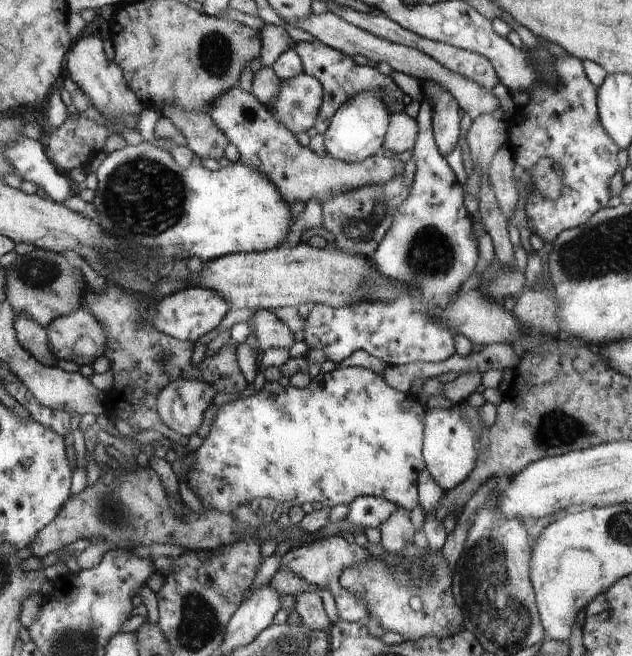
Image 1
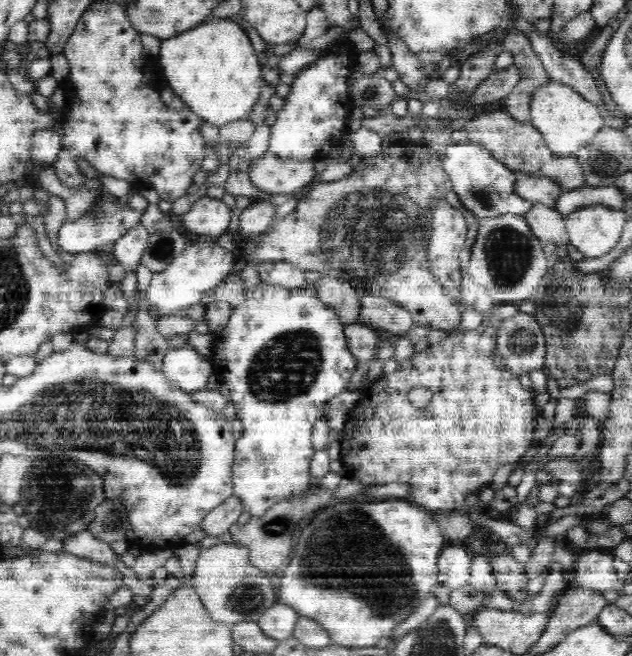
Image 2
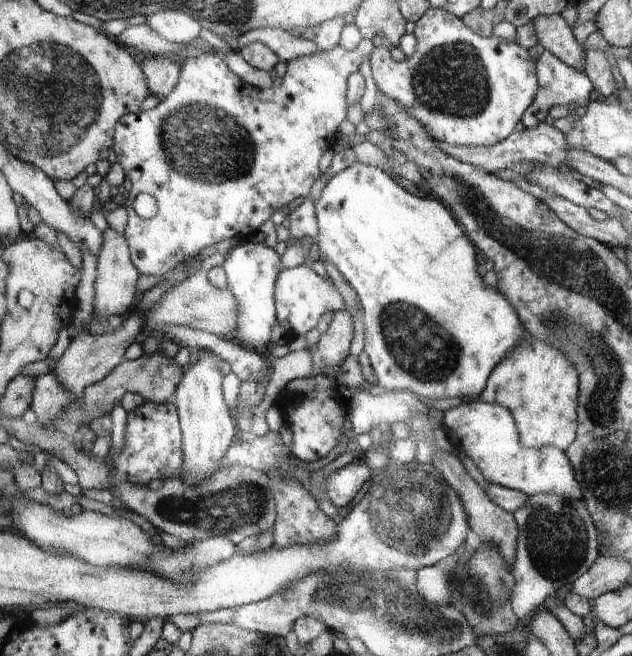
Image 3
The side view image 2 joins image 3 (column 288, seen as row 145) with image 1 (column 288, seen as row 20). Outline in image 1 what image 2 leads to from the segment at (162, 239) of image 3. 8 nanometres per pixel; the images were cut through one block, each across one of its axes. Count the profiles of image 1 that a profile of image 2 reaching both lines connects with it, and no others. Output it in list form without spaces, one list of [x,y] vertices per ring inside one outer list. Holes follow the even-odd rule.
[[[302,72],[294,79],[280,81],[273,105],[268,110],[276,116],[276,120],[280,120],[295,135],[298,132],[312,132],[312,128],[316,128],[316,119],[322,106],[323,85],[316,77]]]

